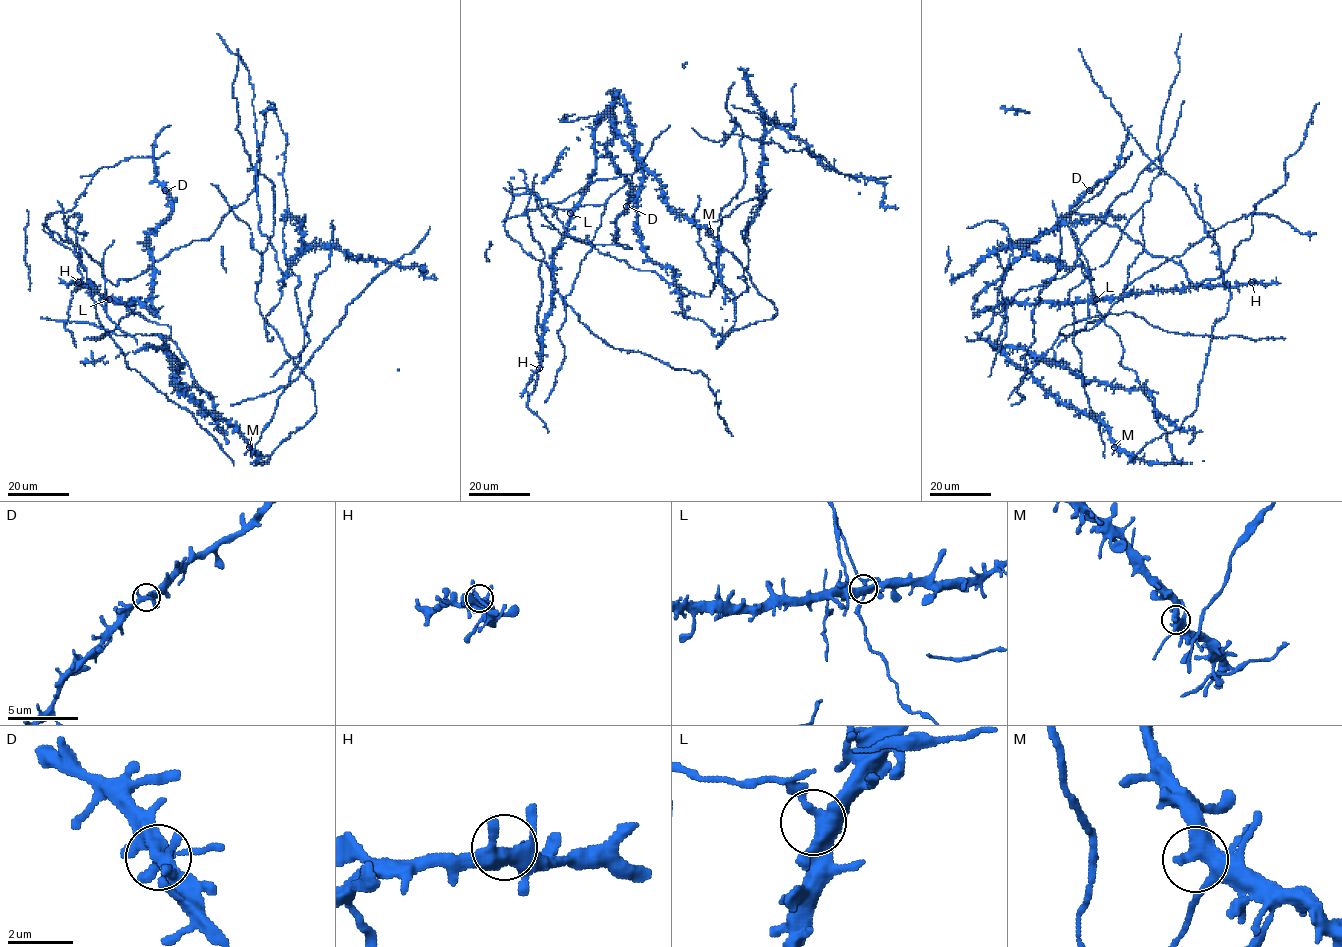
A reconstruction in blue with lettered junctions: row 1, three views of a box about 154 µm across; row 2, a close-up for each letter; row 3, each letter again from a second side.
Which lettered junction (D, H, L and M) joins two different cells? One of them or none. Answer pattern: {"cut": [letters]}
{"cut": []}

